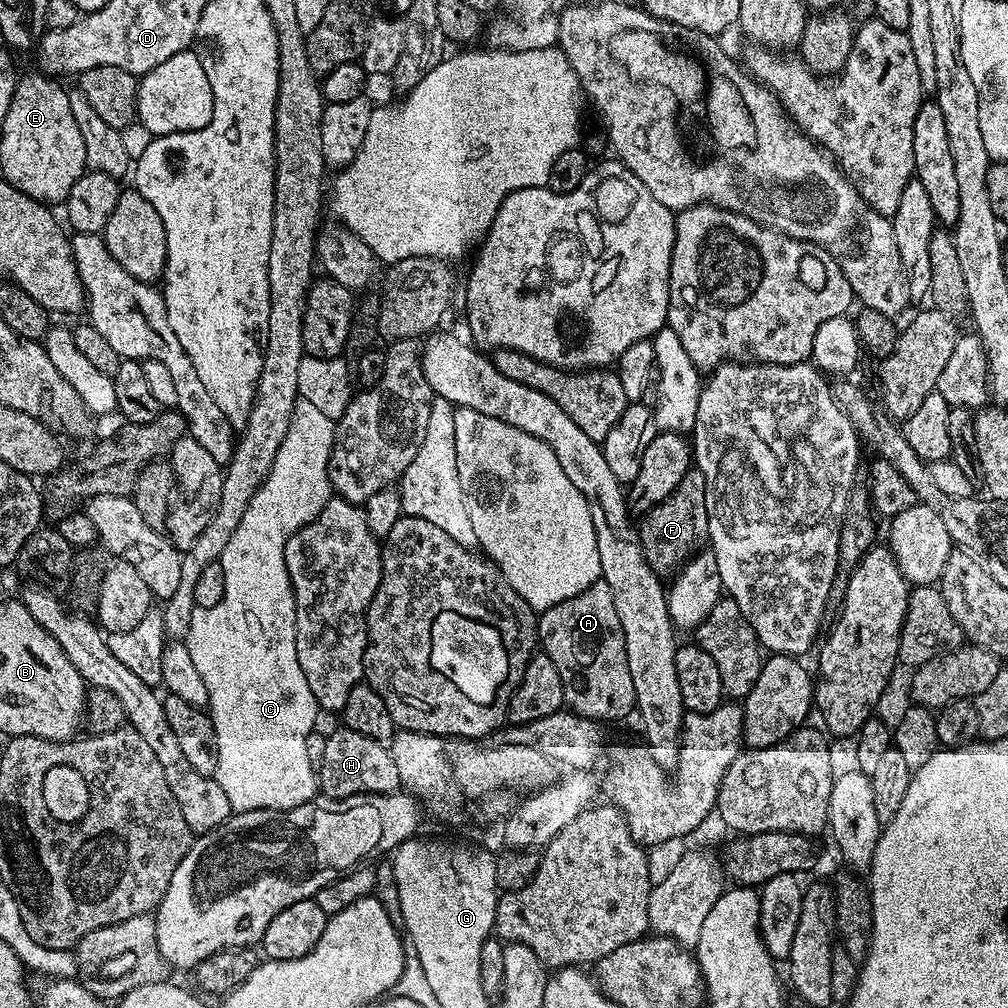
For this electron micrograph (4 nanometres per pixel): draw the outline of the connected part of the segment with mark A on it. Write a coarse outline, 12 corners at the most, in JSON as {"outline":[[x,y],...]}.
{"outline":[[603,578],[538,616],[565,705],[605,722],[636,707]]}

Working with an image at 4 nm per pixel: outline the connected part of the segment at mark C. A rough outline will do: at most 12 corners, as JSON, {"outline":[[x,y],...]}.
{"outline":[[297,399],[186,643],[233,812],[318,795],[289,536],[333,499]]}

